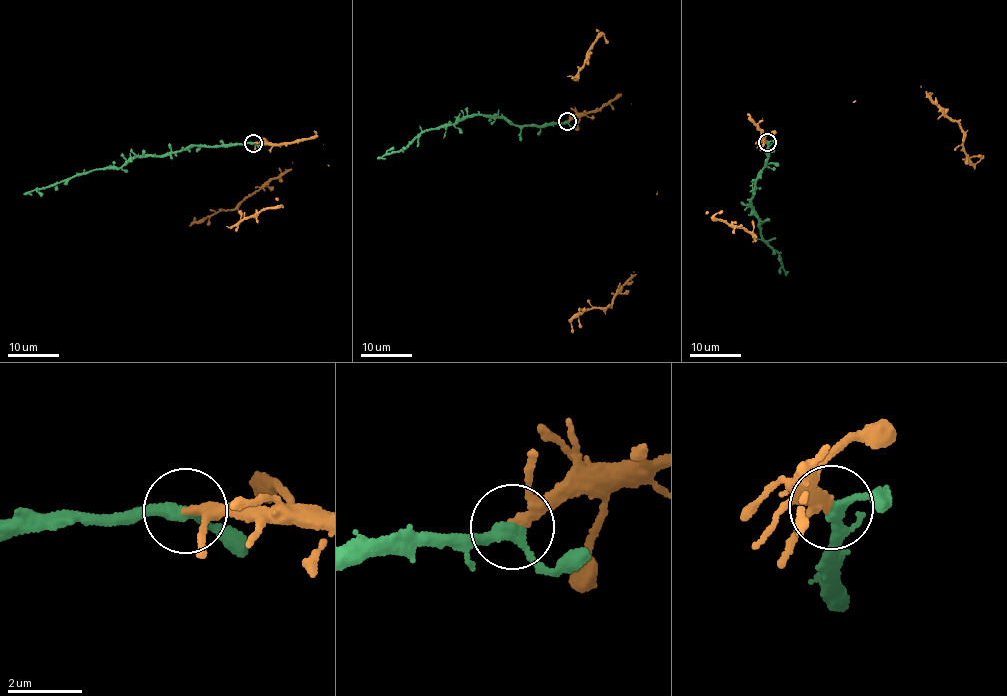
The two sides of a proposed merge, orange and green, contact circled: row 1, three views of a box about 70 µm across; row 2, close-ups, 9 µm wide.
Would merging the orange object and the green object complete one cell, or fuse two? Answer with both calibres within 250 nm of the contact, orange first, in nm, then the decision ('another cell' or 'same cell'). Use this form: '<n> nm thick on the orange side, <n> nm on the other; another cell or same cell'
240 nm thick on the orange side, 280 nm on the other; same cell

